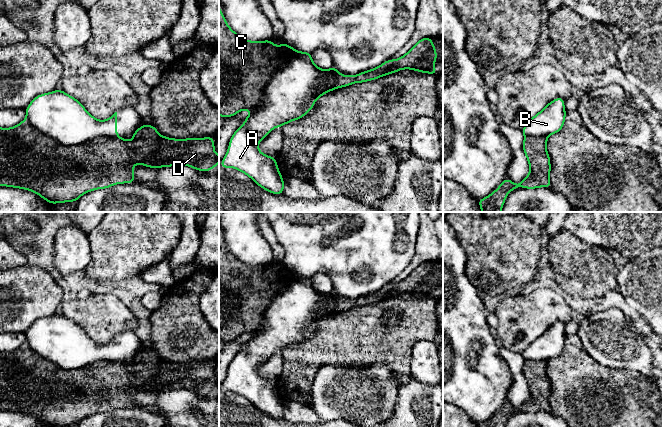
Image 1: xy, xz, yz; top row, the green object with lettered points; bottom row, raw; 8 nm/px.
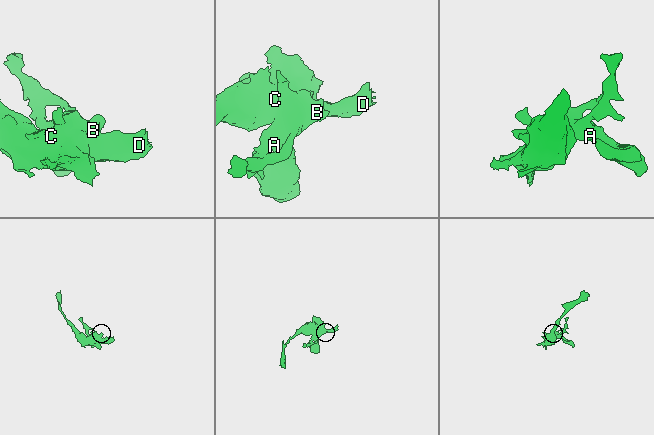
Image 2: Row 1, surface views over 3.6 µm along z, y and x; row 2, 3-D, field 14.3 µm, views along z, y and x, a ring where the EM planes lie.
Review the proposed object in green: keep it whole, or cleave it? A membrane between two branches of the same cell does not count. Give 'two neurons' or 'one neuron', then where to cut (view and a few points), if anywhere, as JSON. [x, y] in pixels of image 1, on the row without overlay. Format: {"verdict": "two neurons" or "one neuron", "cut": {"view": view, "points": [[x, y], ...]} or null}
{"verdict": "two neurons", "cut": {"view": "xy", "points": [[26, 342], [63, 368], [116, 361]]}}

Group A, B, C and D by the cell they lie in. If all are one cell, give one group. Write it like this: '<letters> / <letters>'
A B / C D

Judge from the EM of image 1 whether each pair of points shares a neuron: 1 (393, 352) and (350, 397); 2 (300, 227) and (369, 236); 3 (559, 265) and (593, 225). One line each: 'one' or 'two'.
1: two
2: one
3: two

